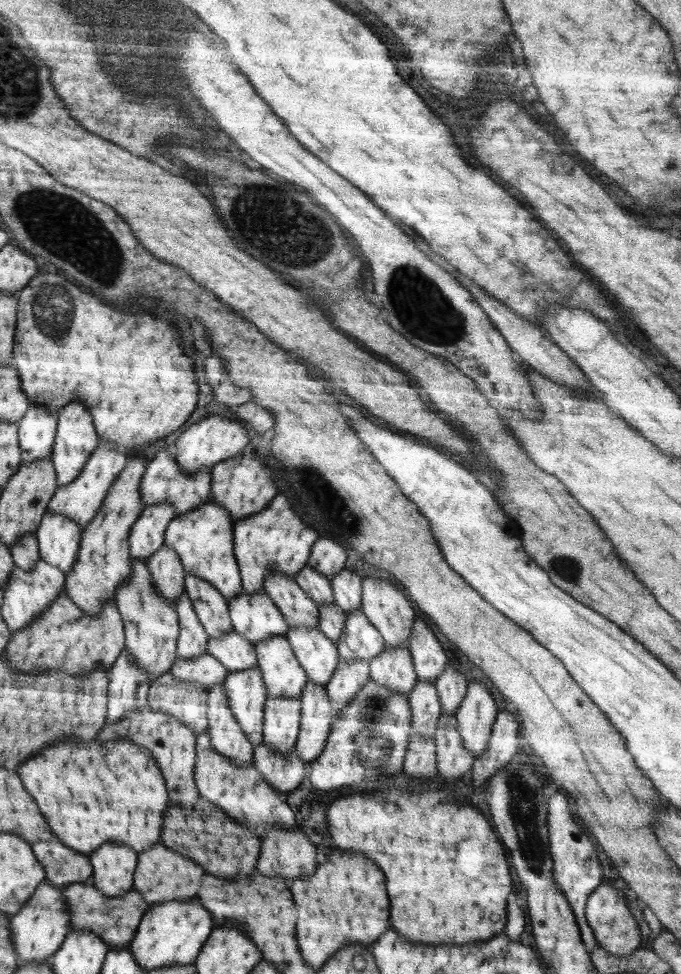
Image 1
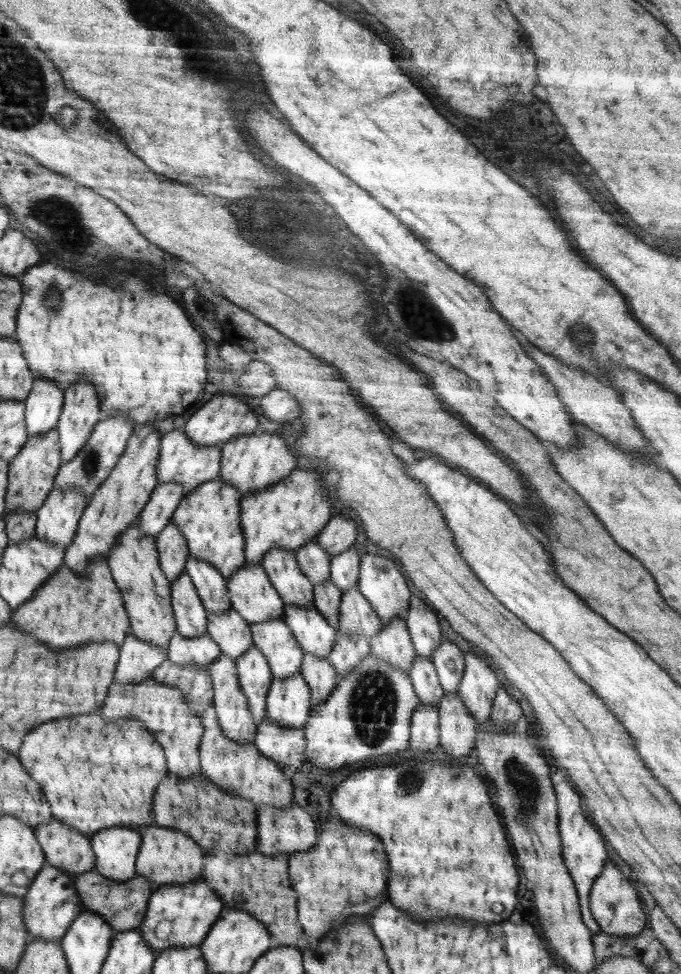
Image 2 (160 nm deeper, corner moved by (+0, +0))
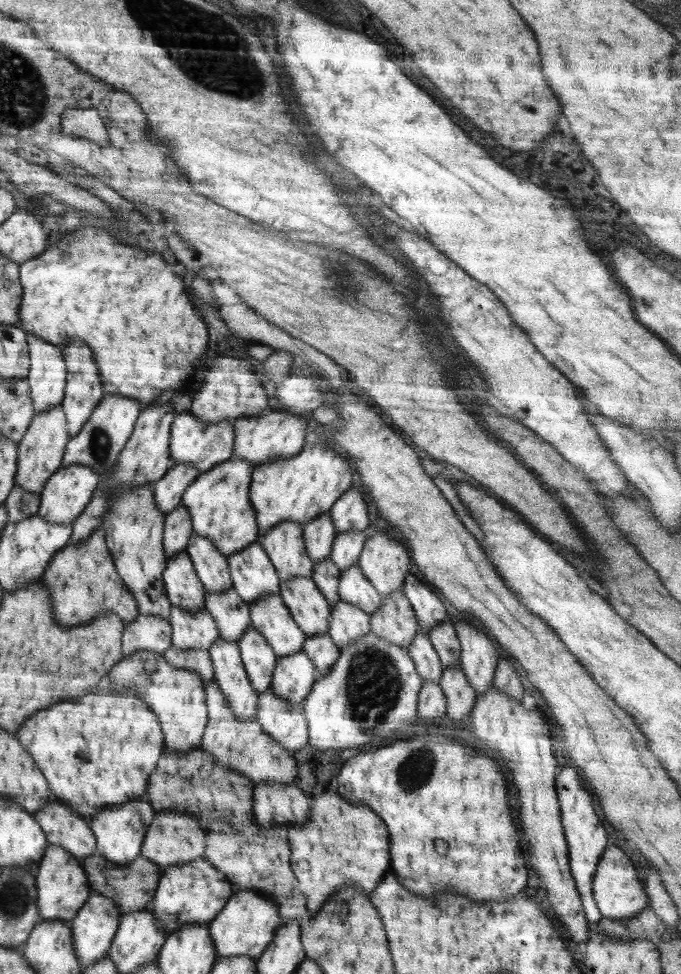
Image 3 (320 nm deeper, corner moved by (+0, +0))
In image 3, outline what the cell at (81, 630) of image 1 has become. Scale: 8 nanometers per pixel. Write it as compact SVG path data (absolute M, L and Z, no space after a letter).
M102 527L86 542L70 542L56 554L42 579L52 596L52 610L56 612L56 620L60 620L60 624L64 626L80 626L81 623L90 623L99 616L111 614L116 614L127 625L139 617L139 603L115 568L114 557L107 547L106 533Z

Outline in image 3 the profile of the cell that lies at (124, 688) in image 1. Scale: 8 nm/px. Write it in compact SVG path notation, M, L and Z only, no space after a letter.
M139 616L126 625L123 631L123 656L139 650L160 653L171 647L171 626L169 621L156 616Z

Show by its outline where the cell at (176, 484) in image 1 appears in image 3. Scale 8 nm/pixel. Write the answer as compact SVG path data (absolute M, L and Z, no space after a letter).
M191 412L182 413L172 424L171 459L174 464L190 464L199 474L214 470L234 455L235 428L228 421L223 423L200 422Z

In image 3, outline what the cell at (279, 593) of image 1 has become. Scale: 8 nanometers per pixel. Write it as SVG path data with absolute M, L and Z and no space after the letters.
M294 521L282 522L259 536L271 563L279 573L280 582L300 577L310 578L314 574L314 562L308 556L303 528Z

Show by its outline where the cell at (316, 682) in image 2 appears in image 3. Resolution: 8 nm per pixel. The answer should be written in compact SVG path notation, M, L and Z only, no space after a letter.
M328 631L307 637L302 650L314 663L319 677L323 677L328 674L328 671L331 671L332 665L338 660L340 654L337 644L334 644Z

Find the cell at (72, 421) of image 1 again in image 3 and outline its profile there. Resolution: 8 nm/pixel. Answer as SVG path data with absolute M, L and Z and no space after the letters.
M67 340L66 348L62 354L66 362L68 375L66 395L61 406L65 412L67 431L69 438L71 438L71 436L79 434L80 429L86 424L94 408L102 402L105 394L103 392L105 386L104 384L100 384L98 368L96 368L96 362L92 360L92 350L84 340Z

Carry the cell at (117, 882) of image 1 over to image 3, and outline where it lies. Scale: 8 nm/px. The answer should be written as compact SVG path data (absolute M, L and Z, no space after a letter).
M142 796L142 799L120 803L120 808L108 808L107 811L96 814L94 819L89 820L89 823L90 828L94 830L96 840L99 841L98 855L121 867L134 862L142 854L143 841L154 821L154 806L146 800L146 796Z

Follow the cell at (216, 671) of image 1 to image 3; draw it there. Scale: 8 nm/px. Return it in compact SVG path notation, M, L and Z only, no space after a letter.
M172 608L170 620L171 644L180 650L209 650L220 637L216 621L206 610L189 613L181 608Z

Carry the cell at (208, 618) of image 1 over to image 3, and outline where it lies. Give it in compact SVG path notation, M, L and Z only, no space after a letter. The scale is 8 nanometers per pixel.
M192 534L188 547L188 556L194 562L195 571L202 581L206 593L221 593L230 590L230 561L207 536Z

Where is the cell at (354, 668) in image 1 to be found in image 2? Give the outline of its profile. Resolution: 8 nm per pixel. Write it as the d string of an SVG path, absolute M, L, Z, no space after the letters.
M338 626L337 629L338 640L328 656L330 664L336 669L338 681L356 668L362 659L371 652L369 640L361 634L345 635L340 633Z

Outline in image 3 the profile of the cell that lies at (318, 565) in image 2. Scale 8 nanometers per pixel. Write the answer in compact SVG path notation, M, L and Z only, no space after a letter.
M330 511L313 518L303 526L307 553L314 563L330 556L336 535Z

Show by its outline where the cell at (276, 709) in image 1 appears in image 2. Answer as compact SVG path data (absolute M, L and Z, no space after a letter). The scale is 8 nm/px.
M303 674L288 679L273 677L267 694L265 714L282 728L303 728L311 709L311 692Z

